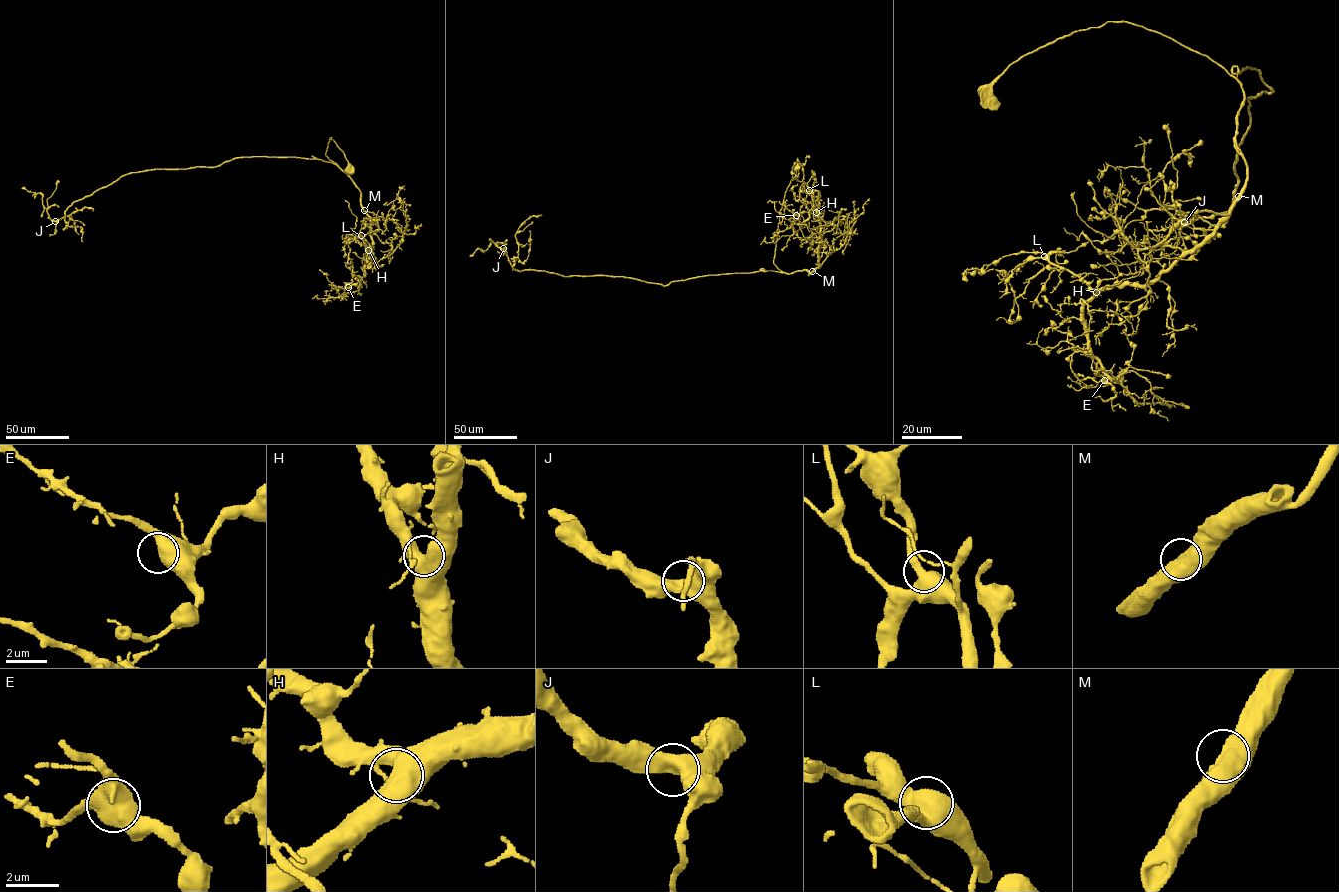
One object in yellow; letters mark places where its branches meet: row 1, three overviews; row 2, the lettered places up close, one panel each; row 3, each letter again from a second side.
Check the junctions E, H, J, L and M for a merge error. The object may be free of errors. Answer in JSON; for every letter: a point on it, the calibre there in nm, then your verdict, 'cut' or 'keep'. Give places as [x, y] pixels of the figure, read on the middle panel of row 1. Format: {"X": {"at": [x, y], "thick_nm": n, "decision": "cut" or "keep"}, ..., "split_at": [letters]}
{"E": {"at": [796, 215], "thick_nm": 650, "decision": "keep"}, "H": {"at": [816, 212], "thick_nm": 650, "decision": "keep"}, "J": {"at": [503, 248], "thick_nm": 600, "decision": "keep"}, "L": {"at": [809, 190], "thick_nm": 600, "decision": "keep"}, "M": {"at": [812, 271], "thick_nm": 650, "decision": "keep"}, "split_at": []}

